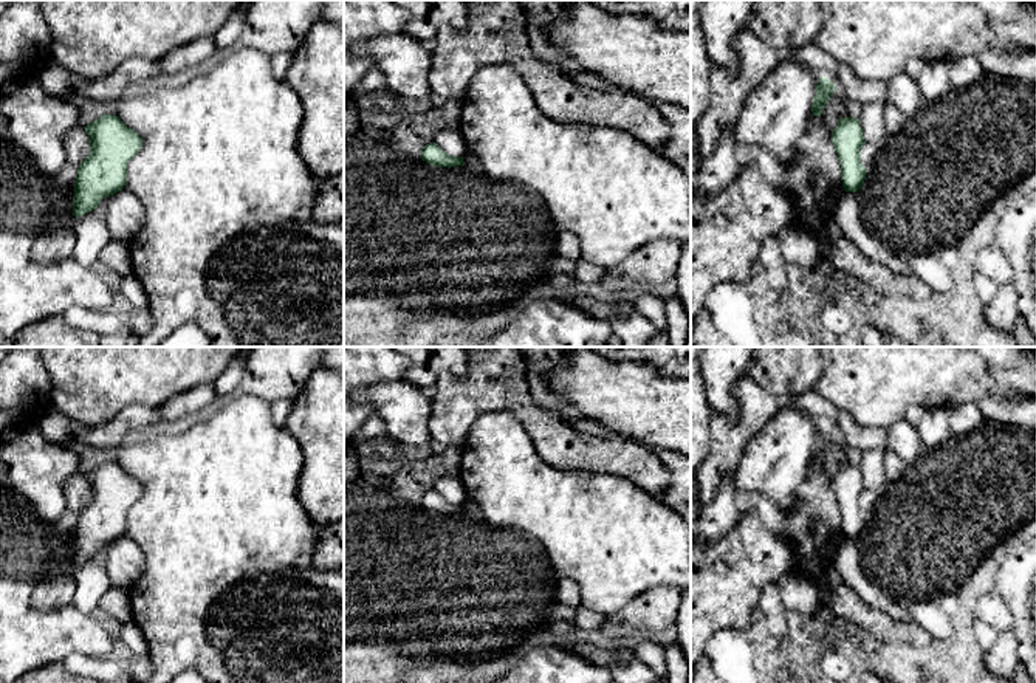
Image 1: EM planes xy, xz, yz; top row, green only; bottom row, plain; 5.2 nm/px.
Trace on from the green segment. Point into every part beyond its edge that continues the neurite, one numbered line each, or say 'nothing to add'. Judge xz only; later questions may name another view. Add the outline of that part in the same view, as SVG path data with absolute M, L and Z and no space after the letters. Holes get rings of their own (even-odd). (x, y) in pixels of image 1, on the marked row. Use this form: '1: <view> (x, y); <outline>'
nothing to add

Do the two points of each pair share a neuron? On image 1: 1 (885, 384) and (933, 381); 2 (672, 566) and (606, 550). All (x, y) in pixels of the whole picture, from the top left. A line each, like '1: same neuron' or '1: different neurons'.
1: same neuron
2: same neuron

